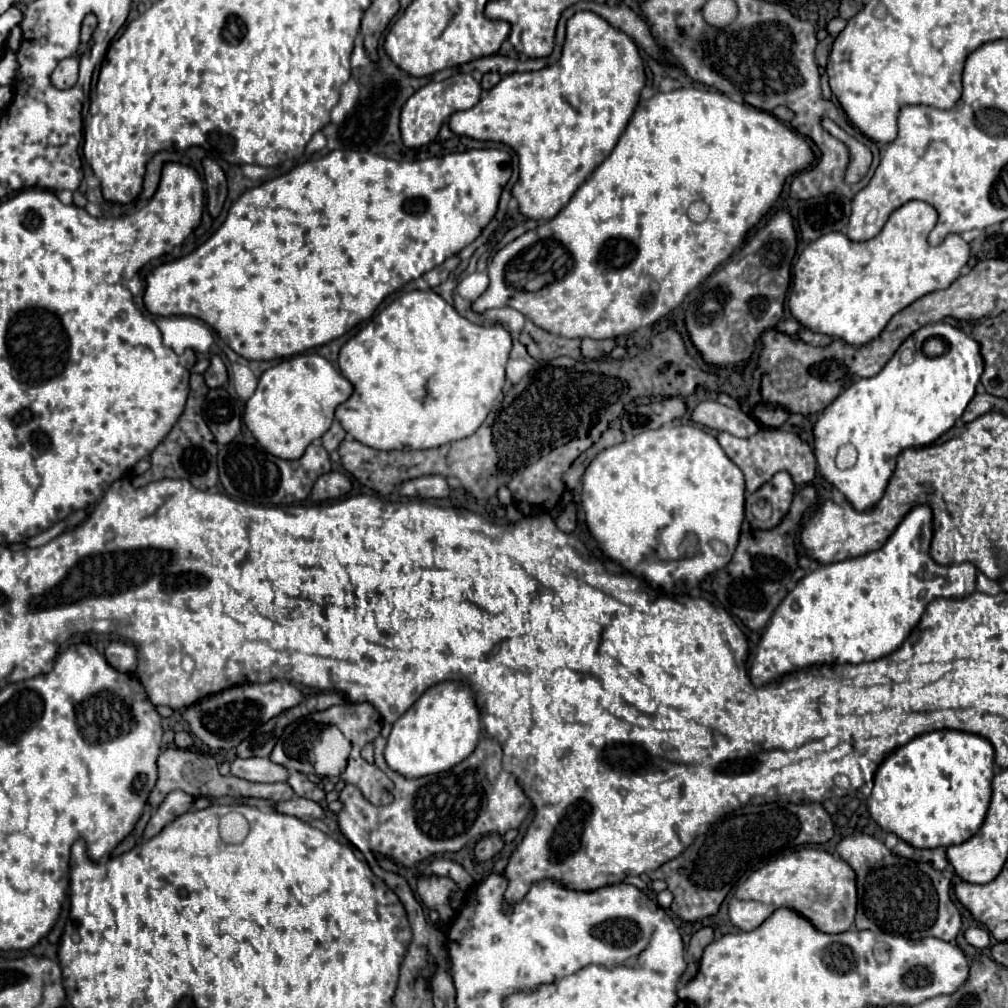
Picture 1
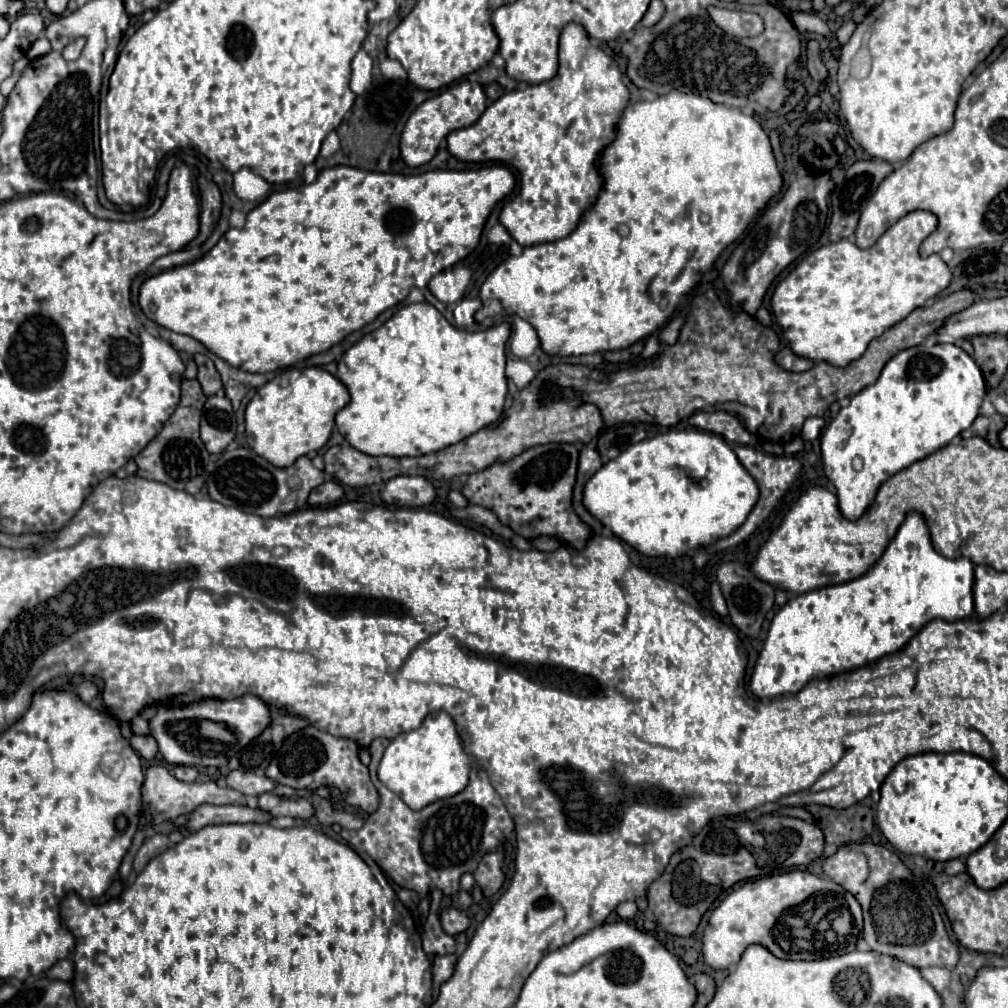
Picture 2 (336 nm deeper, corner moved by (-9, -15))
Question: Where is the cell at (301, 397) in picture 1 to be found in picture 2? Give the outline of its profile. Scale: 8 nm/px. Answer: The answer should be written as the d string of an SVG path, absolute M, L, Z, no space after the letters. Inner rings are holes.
M322 368L286 370L266 382L246 406L246 442L250 448L278 468L294 464L296 458L320 450L334 428L334 416L350 402L346 386Z

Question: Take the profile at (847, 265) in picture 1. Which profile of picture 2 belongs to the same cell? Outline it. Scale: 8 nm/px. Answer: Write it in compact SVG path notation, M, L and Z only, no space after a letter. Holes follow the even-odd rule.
M916 210L892 224L872 248L862 250L850 240L838 240L804 256L804 260L780 280L770 298L774 320L782 328L792 352L808 360L828 362L840 368L848 366L852 360L862 356L870 340L878 338L884 330L904 320L914 308L924 306L926 300L938 296L950 284L952 272L938 254L930 258L920 258L918 254L920 242L936 230L936 224L938 218L932 212Z

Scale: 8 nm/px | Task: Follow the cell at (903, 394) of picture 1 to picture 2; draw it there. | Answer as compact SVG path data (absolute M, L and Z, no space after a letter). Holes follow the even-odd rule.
M930 342L930 344L920 344L920 346L906 348L906 350L898 352L898 354L884 366L880 378L878 378L872 386L866 386L862 392L858 392L856 396L852 396L852 398L850 398L850 404L844 406L844 408L836 414L836 418L826 426L820 437L824 474L826 474L828 480L836 486L836 496L838 496L838 506L840 506L842 516L844 516L846 520L858 520L858 518L864 514L864 510L870 506L870 502L872 502L874 496L876 496L876 490L880 488L880 484L882 484L886 478L894 476L896 472L908 468L910 464L914 464L914 462L918 462L918 460L930 456L932 452L936 452L936 450L940 450L942 446L946 446L952 438L956 438L962 430L970 428L972 422L974 422L974 418L980 414L980 404L982 404L982 398L984 398L984 392L986 392L986 388L984 388L984 377L982 372L980 372L980 368L978 368L978 364L976 364L962 348L958 348L958 346L954 346L954 344L932 344L932 342Z

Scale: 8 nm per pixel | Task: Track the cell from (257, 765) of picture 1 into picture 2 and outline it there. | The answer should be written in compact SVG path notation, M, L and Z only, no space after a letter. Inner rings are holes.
M232 770L228 774L228 786L242 792L244 796L260 796L264 792L274 790L274 780L266 776L256 776L254 772L242 772L242 770Z

